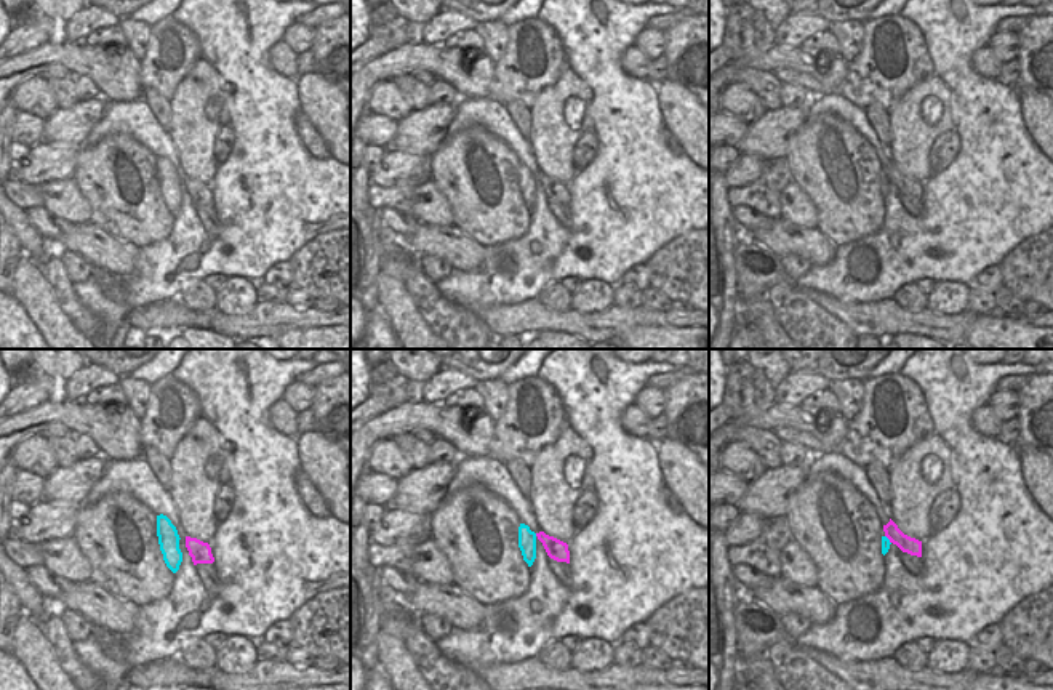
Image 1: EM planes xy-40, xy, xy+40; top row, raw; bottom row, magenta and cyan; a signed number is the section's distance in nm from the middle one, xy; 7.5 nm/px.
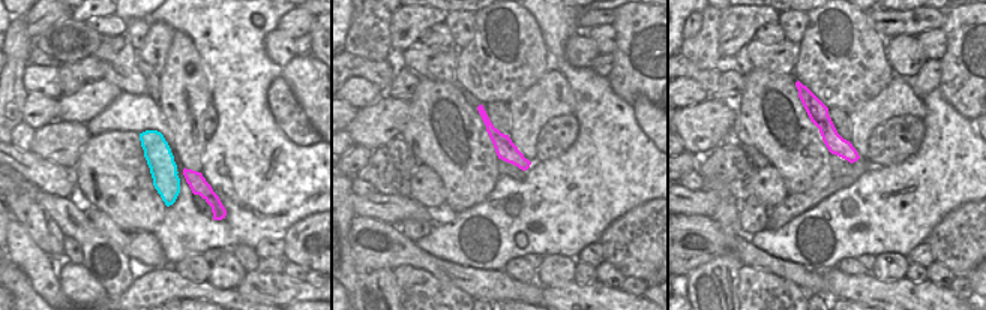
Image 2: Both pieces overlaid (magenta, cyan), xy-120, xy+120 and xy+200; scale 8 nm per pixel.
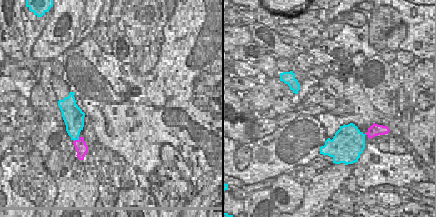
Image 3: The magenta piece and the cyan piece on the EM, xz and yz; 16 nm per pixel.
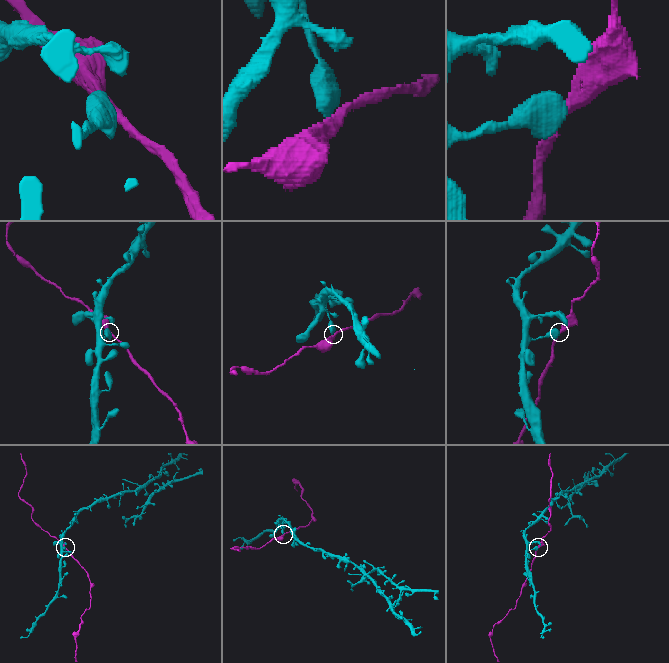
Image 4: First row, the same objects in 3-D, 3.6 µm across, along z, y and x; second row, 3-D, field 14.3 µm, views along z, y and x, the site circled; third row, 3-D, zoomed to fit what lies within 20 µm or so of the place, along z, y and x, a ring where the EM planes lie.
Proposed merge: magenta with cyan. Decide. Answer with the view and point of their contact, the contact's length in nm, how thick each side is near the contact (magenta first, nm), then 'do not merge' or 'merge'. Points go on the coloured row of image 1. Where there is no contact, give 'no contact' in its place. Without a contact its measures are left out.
contact xy+40 (888, 538); length 80 nm; calibres 130 and 70 nm; do not merge

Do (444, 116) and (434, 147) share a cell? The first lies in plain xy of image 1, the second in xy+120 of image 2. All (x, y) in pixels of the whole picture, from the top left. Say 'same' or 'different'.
different

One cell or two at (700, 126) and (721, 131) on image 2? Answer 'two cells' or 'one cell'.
one cell

